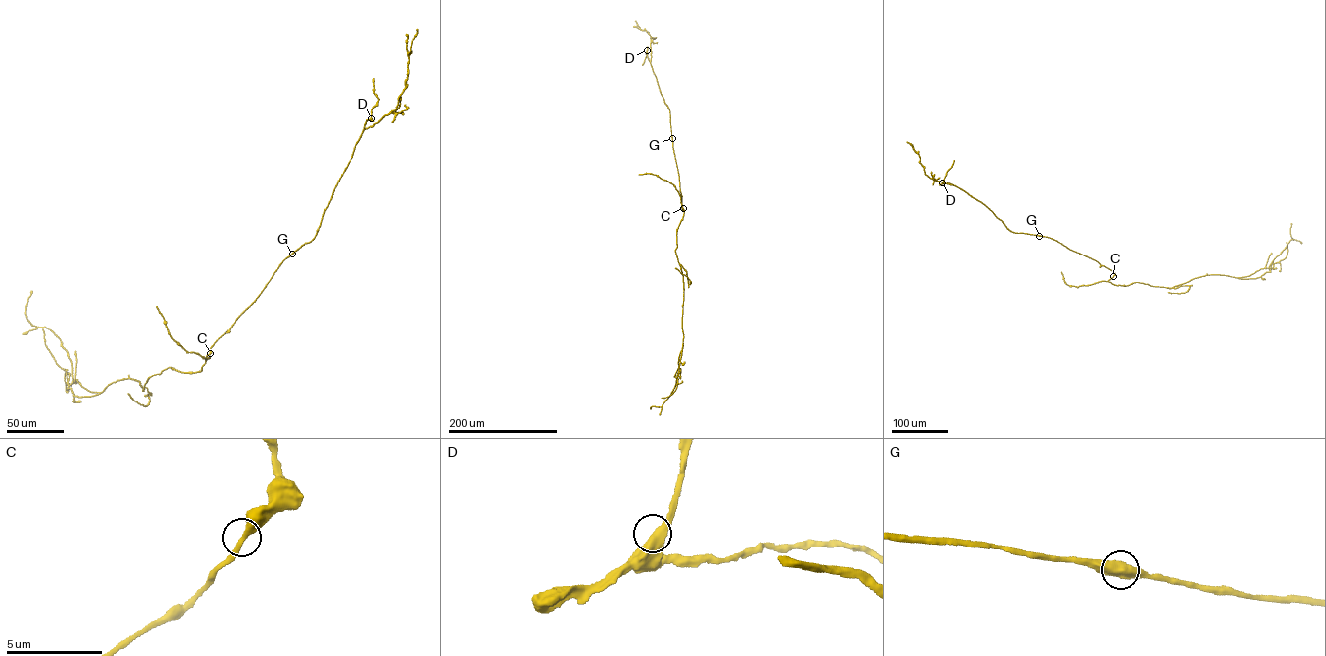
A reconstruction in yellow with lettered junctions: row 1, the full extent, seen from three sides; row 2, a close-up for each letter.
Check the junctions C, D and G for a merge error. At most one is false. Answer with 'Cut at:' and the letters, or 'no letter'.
Cut at: no letter

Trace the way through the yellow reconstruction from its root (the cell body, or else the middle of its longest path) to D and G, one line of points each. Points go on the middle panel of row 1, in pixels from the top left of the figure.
D: (682, 209), (669, 111), (647, 50)
G: (682, 209), (672, 138)

